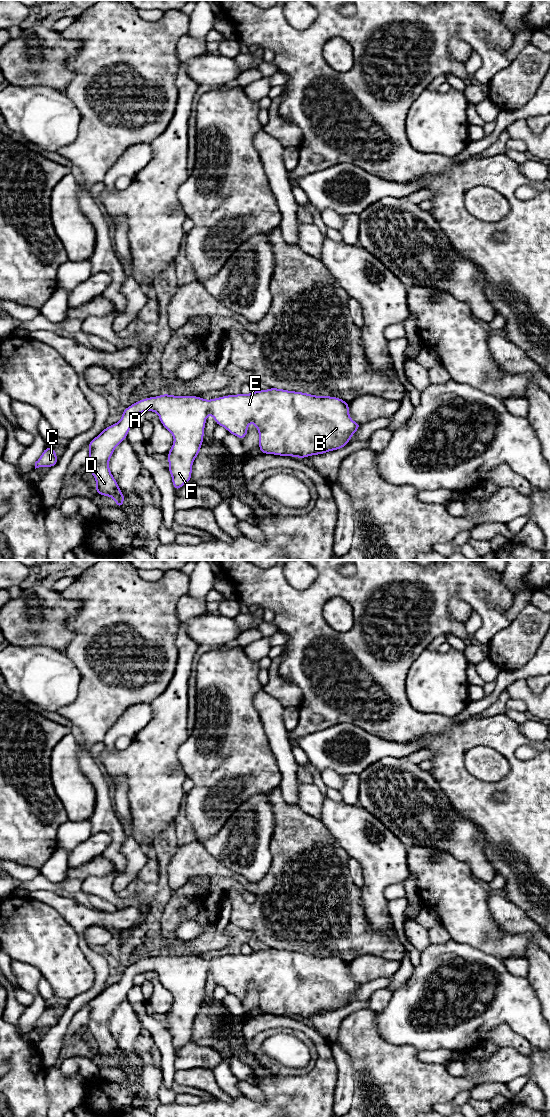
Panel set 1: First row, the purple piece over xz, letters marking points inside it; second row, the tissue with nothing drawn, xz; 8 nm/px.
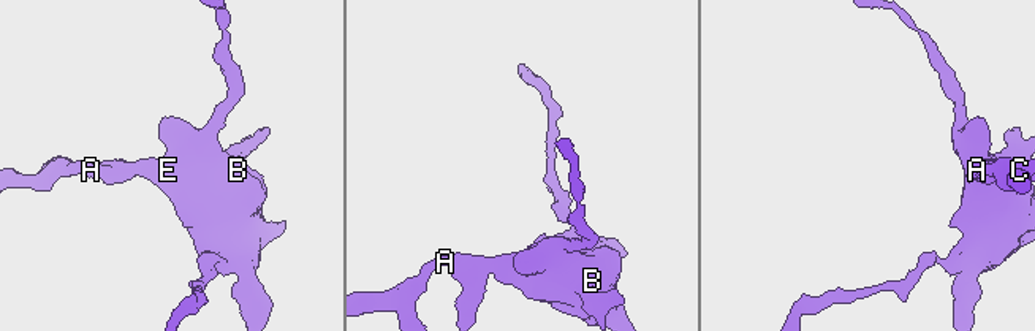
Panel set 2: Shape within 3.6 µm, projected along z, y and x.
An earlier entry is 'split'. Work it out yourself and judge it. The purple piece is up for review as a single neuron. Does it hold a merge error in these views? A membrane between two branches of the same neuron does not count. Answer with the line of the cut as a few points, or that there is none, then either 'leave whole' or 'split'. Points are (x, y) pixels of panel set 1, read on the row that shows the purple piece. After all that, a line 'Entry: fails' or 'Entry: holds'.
no cut | leave whole
Entry: fails

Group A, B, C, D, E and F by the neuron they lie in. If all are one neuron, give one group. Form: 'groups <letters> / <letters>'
groups A B C D E F

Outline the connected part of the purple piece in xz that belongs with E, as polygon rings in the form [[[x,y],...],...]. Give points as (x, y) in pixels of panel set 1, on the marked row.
[[[269,388],[267,390],[253,391],[250,394],[239,393],[237,395],[226,395],[211,400],[206,400],[198,396],[175,396],[162,394],[156,397],[148,397],[133,403],[125,408],[121,419],[110,426],[107,426],[98,436],[92,439],[89,445],[88,469],[96,480],[95,490],[99,495],[109,496],[116,502],[118,508],[123,507],[125,495],[120,491],[120,487],[111,474],[109,460],[116,448],[123,440],[127,439],[127,433],[133,426],[133,419],[136,415],[146,411],[156,412],[161,424],[173,435],[174,442],[169,450],[168,470],[172,477],[175,491],[178,491],[184,484],[191,481],[192,464],[197,455],[200,454],[200,447],[203,444],[206,418],[211,414],[218,426],[223,426],[229,434],[236,435],[243,440],[248,432],[248,425],[253,422],[259,432],[259,450],[262,454],[273,454],[279,456],[291,456],[296,458],[306,458],[312,455],[324,454],[346,446],[353,434],[362,424],[354,422],[349,414],[349,403],[332,396],[316,396],[303,392],[289,391],[279,388]]]

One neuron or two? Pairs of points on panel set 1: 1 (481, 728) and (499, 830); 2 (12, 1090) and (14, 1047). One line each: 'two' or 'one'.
1: one
2: one

